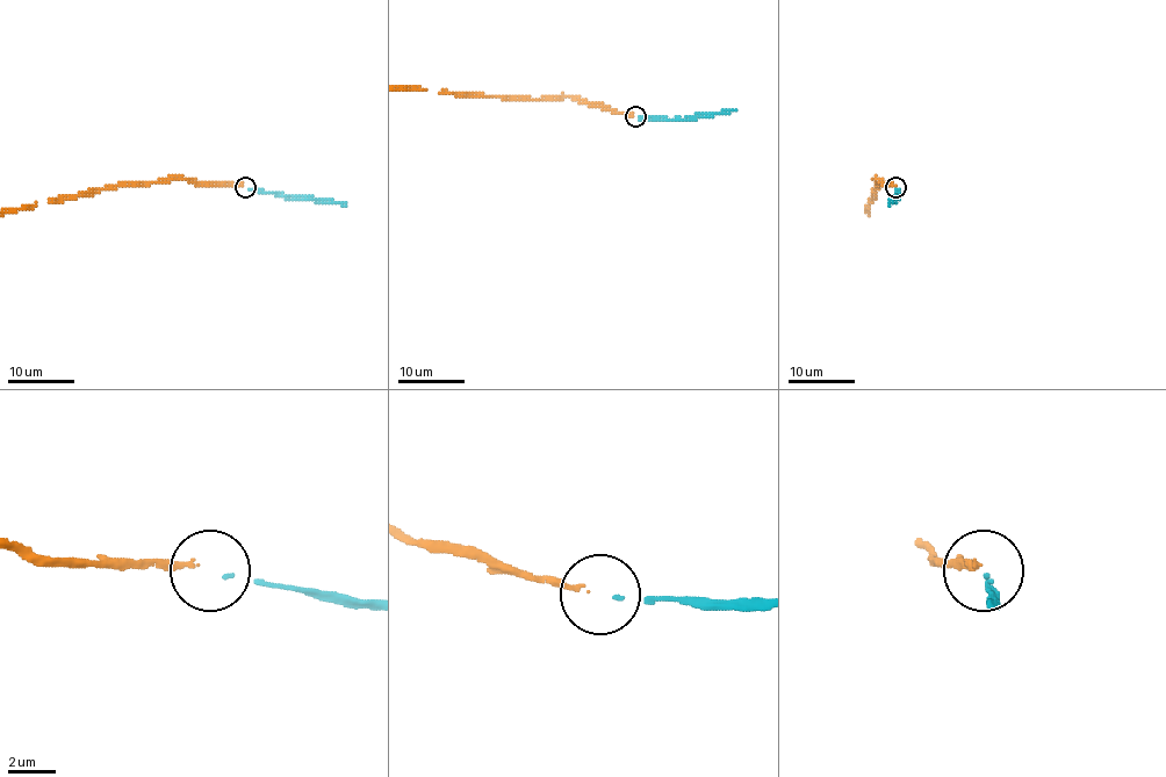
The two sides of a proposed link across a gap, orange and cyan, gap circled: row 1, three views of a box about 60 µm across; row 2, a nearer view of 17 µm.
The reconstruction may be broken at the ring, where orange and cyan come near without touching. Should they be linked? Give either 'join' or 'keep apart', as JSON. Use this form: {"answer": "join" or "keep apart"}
{"answer": "join"}

